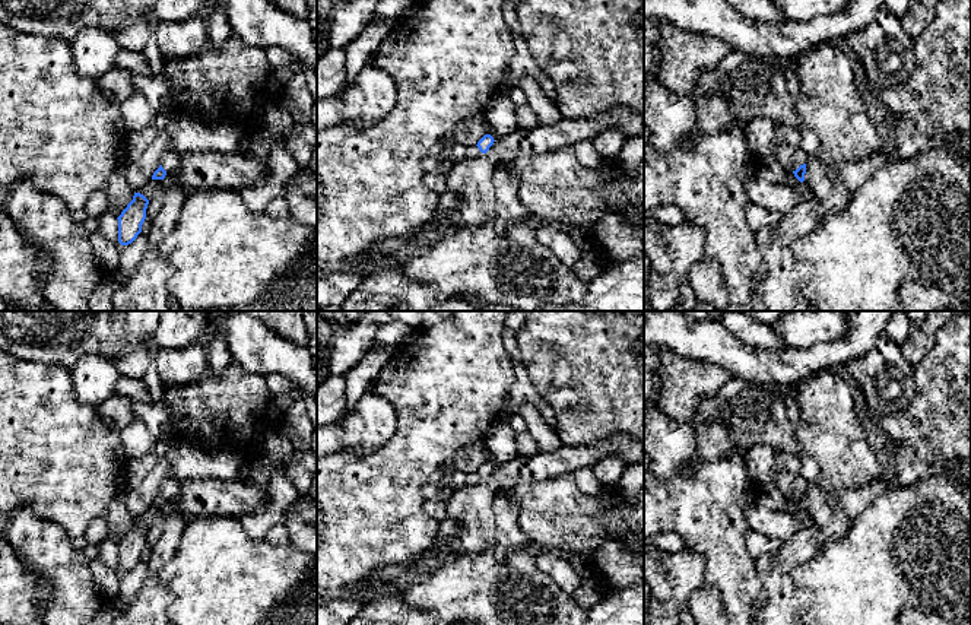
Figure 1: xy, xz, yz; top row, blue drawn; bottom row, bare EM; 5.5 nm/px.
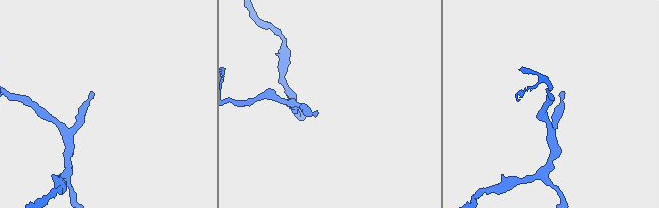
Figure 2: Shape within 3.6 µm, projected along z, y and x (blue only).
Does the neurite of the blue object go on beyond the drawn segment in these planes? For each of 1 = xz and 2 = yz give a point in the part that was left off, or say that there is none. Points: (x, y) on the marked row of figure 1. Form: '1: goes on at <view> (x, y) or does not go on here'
1: does not go on here
2: does not go on here

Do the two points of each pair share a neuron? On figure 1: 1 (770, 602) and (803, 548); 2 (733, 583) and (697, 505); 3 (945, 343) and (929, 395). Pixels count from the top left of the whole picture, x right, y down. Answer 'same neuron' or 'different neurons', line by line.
1: same neuron
2: same neuron
3: same neuron

